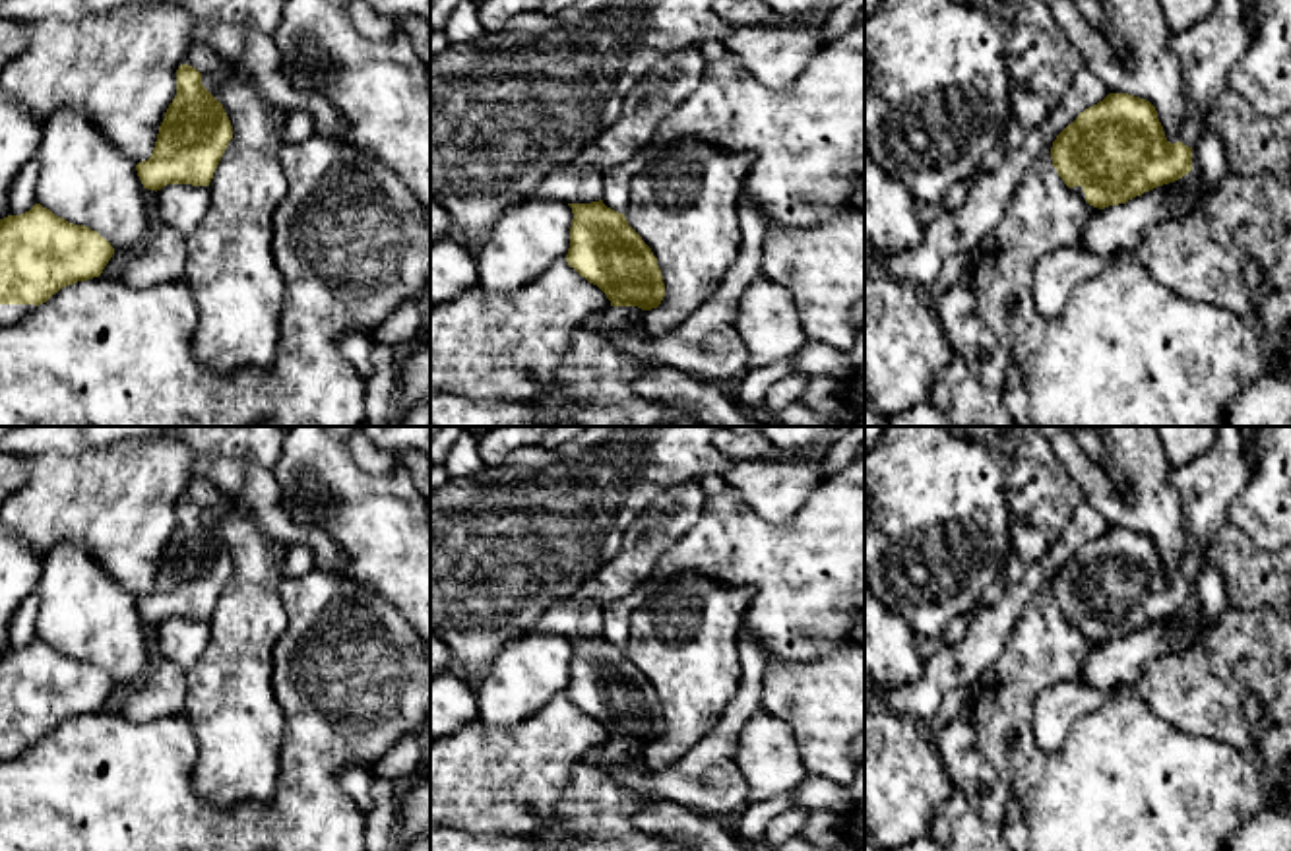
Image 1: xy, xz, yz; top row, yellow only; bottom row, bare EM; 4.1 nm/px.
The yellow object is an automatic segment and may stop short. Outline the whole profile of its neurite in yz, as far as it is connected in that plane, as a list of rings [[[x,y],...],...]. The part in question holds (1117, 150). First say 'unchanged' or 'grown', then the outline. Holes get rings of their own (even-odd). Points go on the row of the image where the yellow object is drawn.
grown | [[[1217,0],[1217,8],[1188,31],[1171,37],[1186,89],[1186,116],[1179,142],[1165,138],[1155,107],[1128,93],[1109,93],[1086,109],[1053,142],[1051,159],[1068,188],[1080,186],[1093,207],[1126,204],[1192,171],[1192,145],[1206,132],[1204,120],[1213,95],[1229,87],[1229,74],[1250,47],[1258,23],[1258,0]]]

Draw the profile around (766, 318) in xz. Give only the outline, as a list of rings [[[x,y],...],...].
[[[766,277],[742,291],[735,328],[748,349],[748,368],[791,359],[808,343],[791,293]]]

